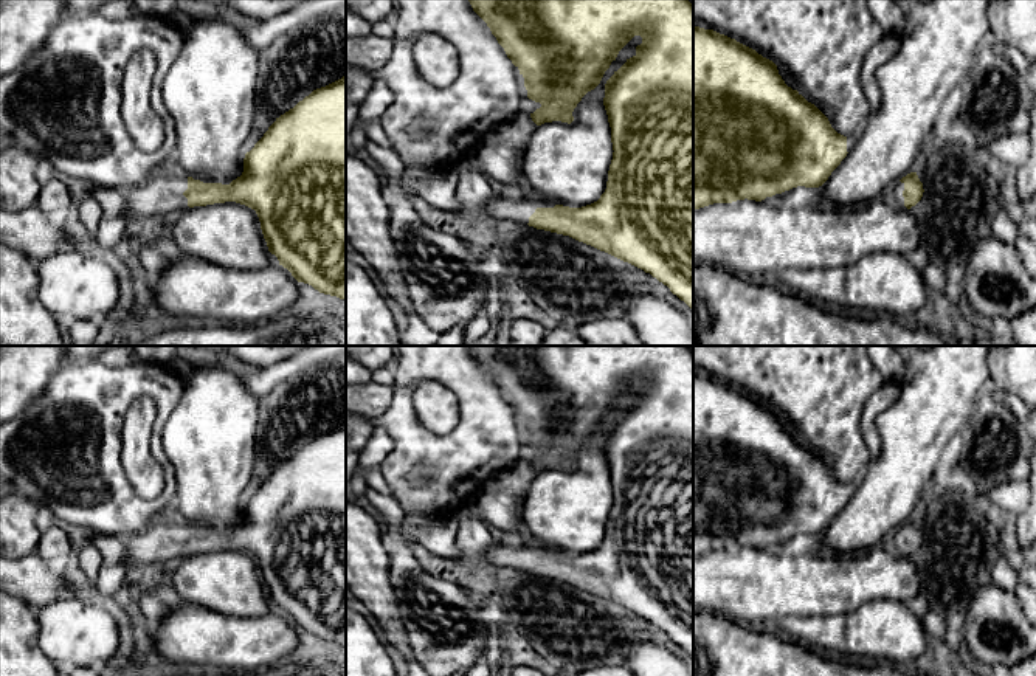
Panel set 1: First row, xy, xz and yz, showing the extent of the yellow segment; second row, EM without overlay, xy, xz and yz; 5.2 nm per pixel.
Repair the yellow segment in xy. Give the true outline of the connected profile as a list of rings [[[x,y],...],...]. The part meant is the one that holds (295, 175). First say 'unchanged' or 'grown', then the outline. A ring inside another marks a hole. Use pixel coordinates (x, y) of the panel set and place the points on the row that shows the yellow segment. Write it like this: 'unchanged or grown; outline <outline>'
grown; outline [[[346,76],[313,90],[276,118],[254,147],[245,153],[243,172],[230,185],[203,183],[185,174],[152,175],[126,191],[124,217],[174,216],[194,206],[236,202],[256,211],[268,251],[298,282],[346,301]]]

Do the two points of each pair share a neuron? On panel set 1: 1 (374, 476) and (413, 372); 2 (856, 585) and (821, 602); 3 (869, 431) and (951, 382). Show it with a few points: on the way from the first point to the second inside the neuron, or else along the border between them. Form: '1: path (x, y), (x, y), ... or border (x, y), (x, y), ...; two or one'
1: border (379, 469), (391, 493); two
2: path (847, 585), (838, 585), (830, 593); one
3: border (897, 397), (875, 420), (880, 455), (870, 462); two

